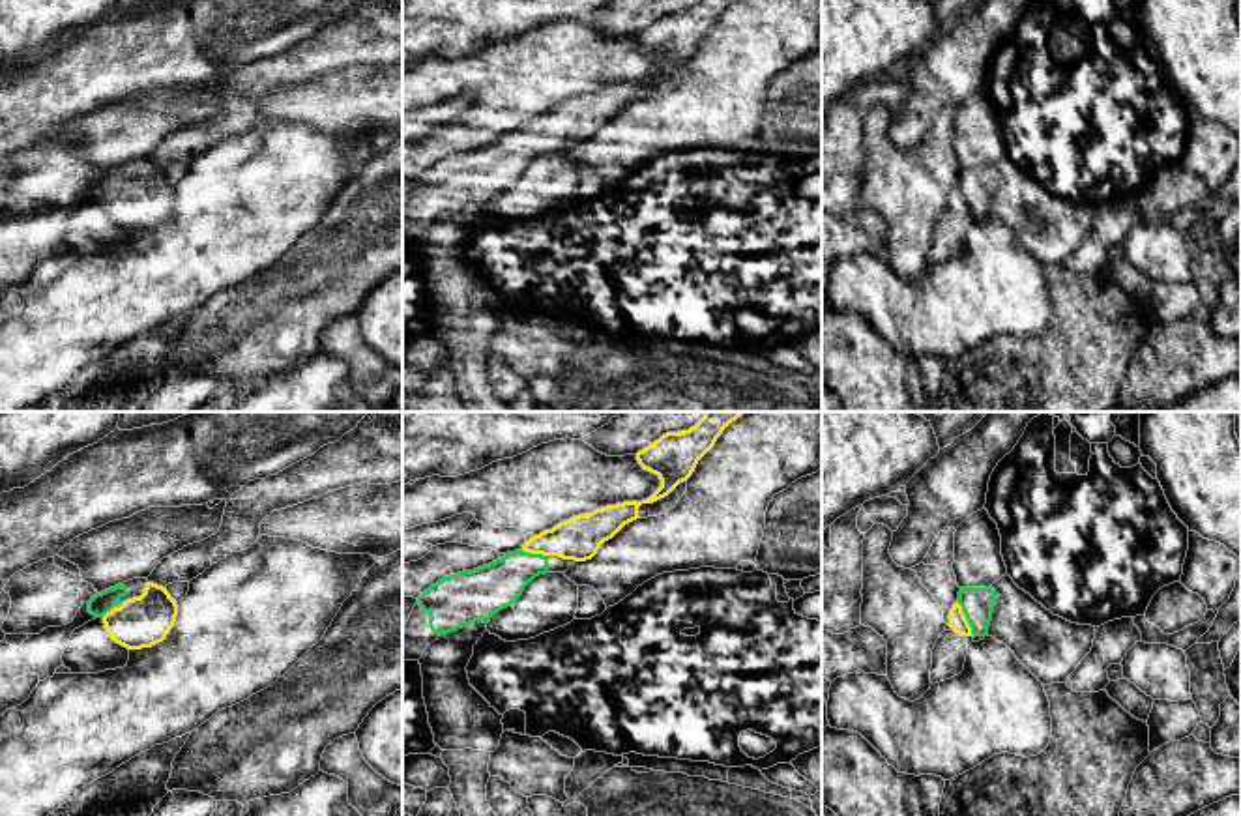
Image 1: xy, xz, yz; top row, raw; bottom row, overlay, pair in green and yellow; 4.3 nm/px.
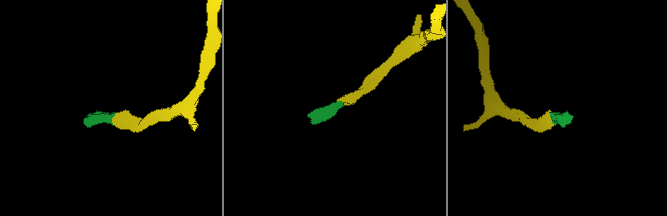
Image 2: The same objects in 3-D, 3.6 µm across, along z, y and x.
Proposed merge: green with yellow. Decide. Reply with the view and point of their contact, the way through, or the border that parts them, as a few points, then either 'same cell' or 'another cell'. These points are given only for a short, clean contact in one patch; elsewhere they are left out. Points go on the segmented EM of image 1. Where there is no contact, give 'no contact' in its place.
yz (966, 618) | across yz (978, 603), (966, 618), (957, 620) | same cell

